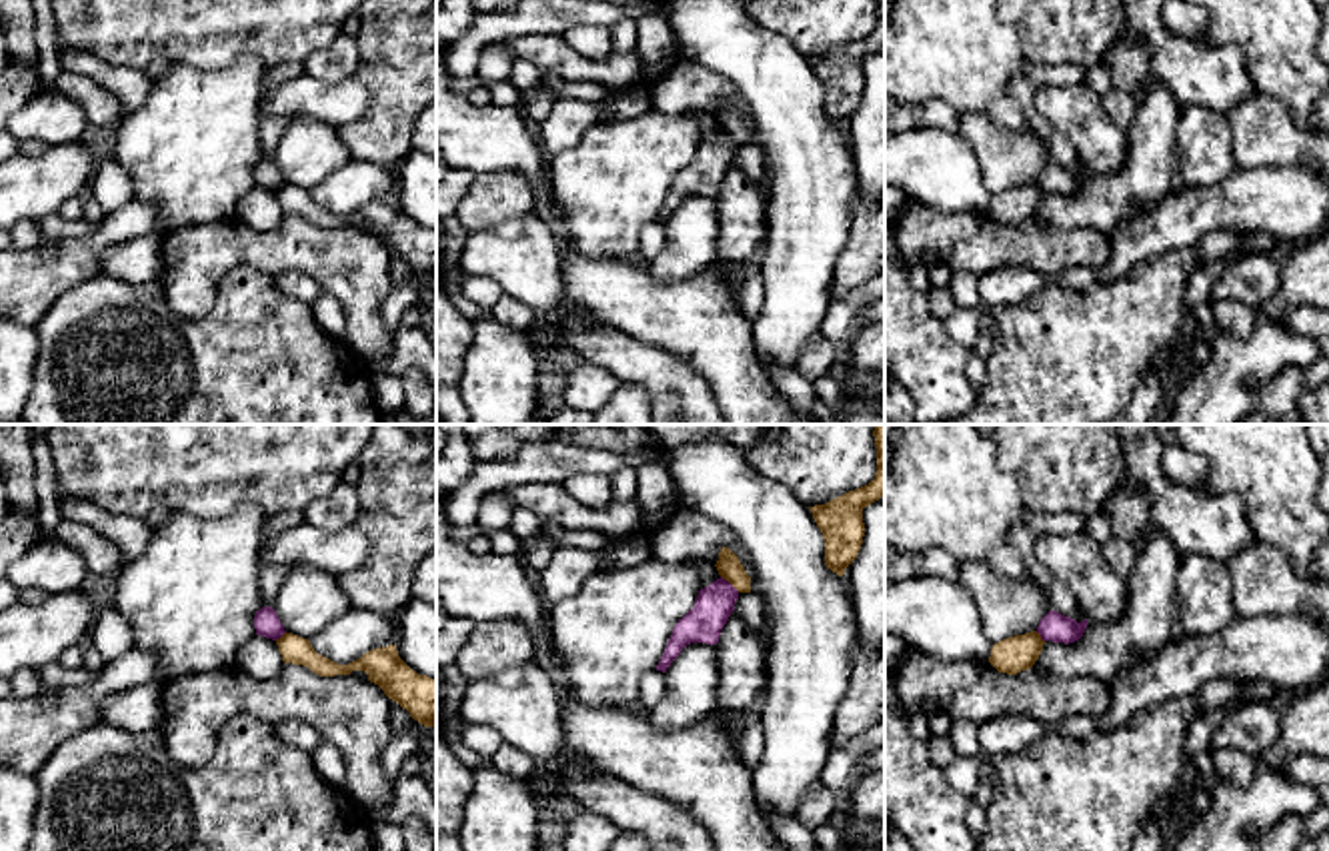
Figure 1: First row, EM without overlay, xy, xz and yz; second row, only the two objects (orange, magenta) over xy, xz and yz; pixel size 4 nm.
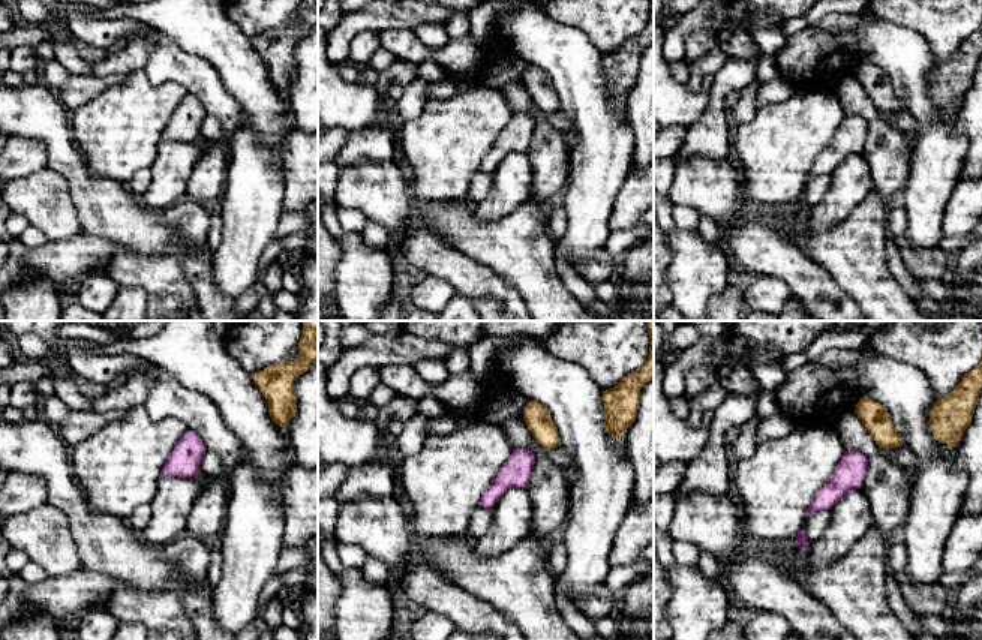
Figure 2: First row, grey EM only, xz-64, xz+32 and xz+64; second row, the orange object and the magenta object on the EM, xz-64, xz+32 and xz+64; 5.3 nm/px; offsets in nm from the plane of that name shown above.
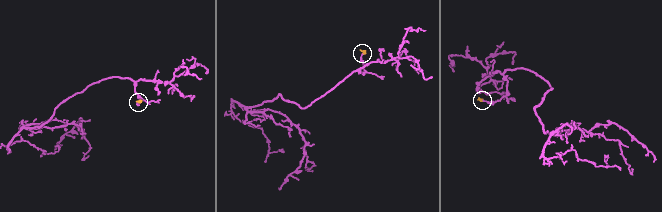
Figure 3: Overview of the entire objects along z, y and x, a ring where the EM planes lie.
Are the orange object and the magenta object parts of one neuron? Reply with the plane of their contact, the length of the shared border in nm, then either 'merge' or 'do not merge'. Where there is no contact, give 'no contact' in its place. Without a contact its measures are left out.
xz | 100 nm | do not merge

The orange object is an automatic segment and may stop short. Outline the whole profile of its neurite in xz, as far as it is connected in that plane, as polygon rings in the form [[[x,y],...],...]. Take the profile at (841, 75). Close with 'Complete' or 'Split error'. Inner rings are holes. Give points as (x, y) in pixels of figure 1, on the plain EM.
[[[877,0],[875,30],[855,42],[829,52],[827,56],[809,58],[825,90],[825,116],[839,128],[857,110],[863,88],[863,60],[885,46],[885,0]]]. Complete

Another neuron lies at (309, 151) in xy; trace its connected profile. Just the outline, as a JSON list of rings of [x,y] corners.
[[[296,116],[284,128],[272,160],[286,184],[312,190],[332,170],[348,162],[350,154],[334,126]]]

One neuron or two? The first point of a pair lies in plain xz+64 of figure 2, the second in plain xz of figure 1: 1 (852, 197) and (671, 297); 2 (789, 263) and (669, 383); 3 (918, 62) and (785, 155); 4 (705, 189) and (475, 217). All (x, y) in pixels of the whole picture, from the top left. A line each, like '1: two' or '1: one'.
1: two
2: one
3: one
4: two

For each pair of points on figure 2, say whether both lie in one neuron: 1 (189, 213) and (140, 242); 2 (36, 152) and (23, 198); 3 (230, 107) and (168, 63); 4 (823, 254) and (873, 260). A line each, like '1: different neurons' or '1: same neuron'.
1: different neurons
2: different neurons
3: same neuron
4: same neuron

